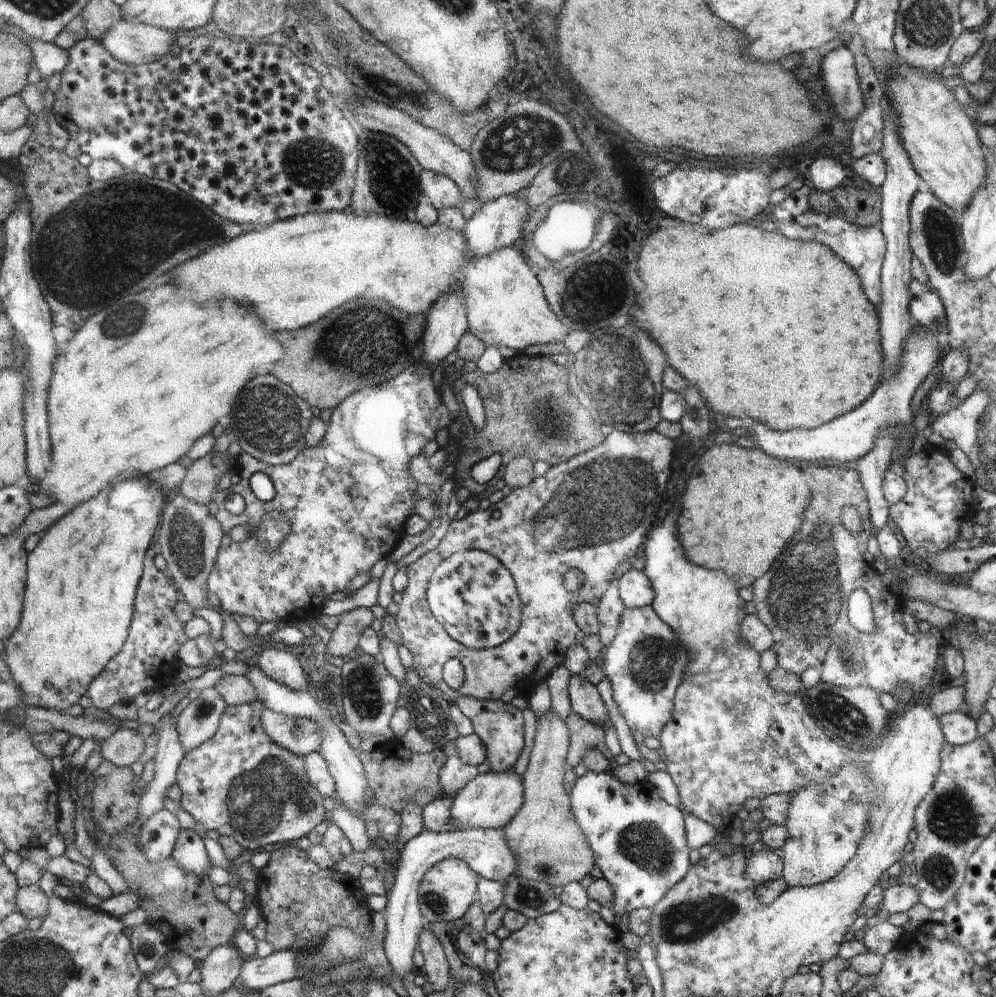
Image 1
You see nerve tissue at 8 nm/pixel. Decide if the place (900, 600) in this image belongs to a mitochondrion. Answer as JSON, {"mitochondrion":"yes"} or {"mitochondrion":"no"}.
{"mitochondrion":"no"}

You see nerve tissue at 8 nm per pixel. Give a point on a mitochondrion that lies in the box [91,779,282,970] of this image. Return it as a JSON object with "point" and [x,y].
{"point":[148,948]}

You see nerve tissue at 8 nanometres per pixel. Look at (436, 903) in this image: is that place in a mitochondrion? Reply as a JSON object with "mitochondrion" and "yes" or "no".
{"mitochondrion":"yes"}

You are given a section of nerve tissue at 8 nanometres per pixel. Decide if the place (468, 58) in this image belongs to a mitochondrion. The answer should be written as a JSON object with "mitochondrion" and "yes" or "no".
{"mitochondrion":"no"}

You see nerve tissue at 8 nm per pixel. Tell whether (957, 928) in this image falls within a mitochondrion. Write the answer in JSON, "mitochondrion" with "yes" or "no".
{"mitochondrion":"no"}

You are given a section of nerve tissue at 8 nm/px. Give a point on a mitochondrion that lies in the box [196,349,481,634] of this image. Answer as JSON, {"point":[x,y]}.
{"point":[273,425]}

